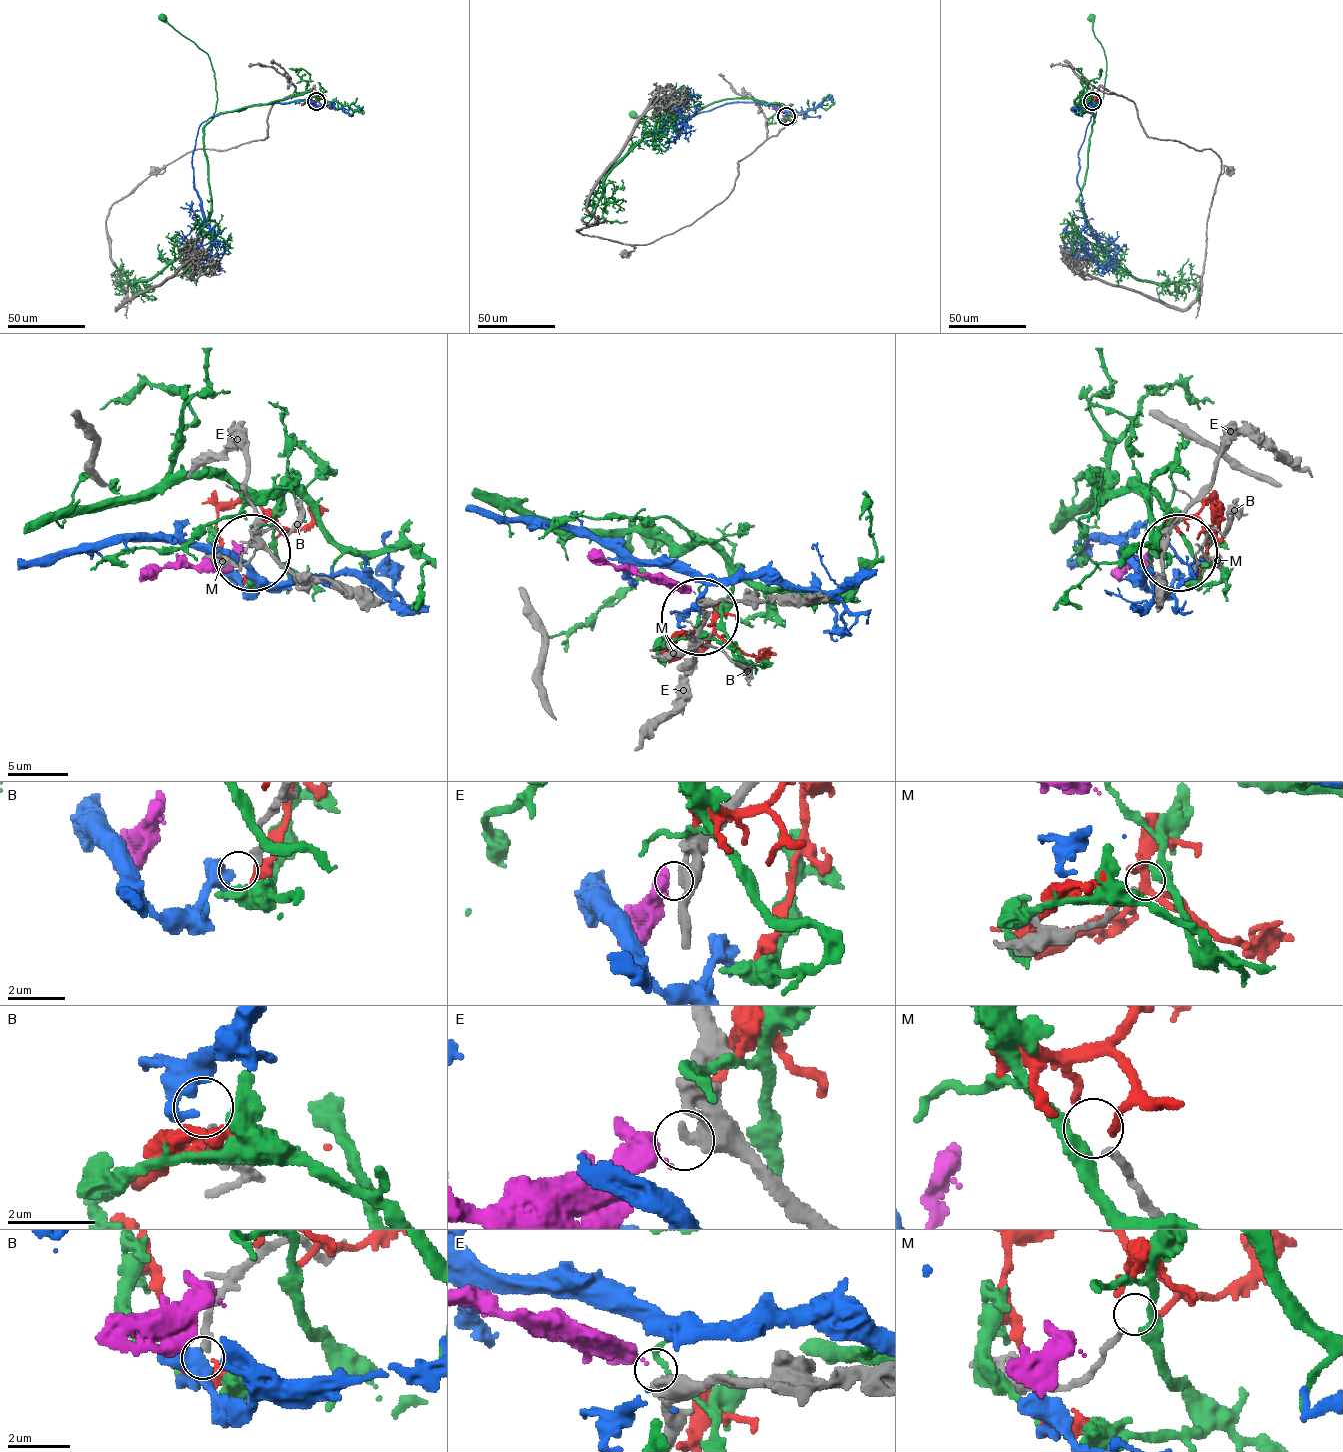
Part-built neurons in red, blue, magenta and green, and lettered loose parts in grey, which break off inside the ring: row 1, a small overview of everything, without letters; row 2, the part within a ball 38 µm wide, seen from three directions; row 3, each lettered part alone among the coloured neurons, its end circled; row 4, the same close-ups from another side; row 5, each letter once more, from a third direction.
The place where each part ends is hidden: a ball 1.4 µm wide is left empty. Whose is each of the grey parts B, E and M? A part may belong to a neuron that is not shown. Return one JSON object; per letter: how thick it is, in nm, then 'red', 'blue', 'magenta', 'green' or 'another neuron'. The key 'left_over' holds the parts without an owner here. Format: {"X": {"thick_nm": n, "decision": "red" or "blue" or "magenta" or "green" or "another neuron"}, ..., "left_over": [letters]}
{"B": {"thick_nm": 260, "decision": "blue"}, "E": {"thick_nm": 360, "decision": "magenta"}, "M": {"thick_nm": 190, "decision": "another neuron"}, "left_over": ["M"]}

